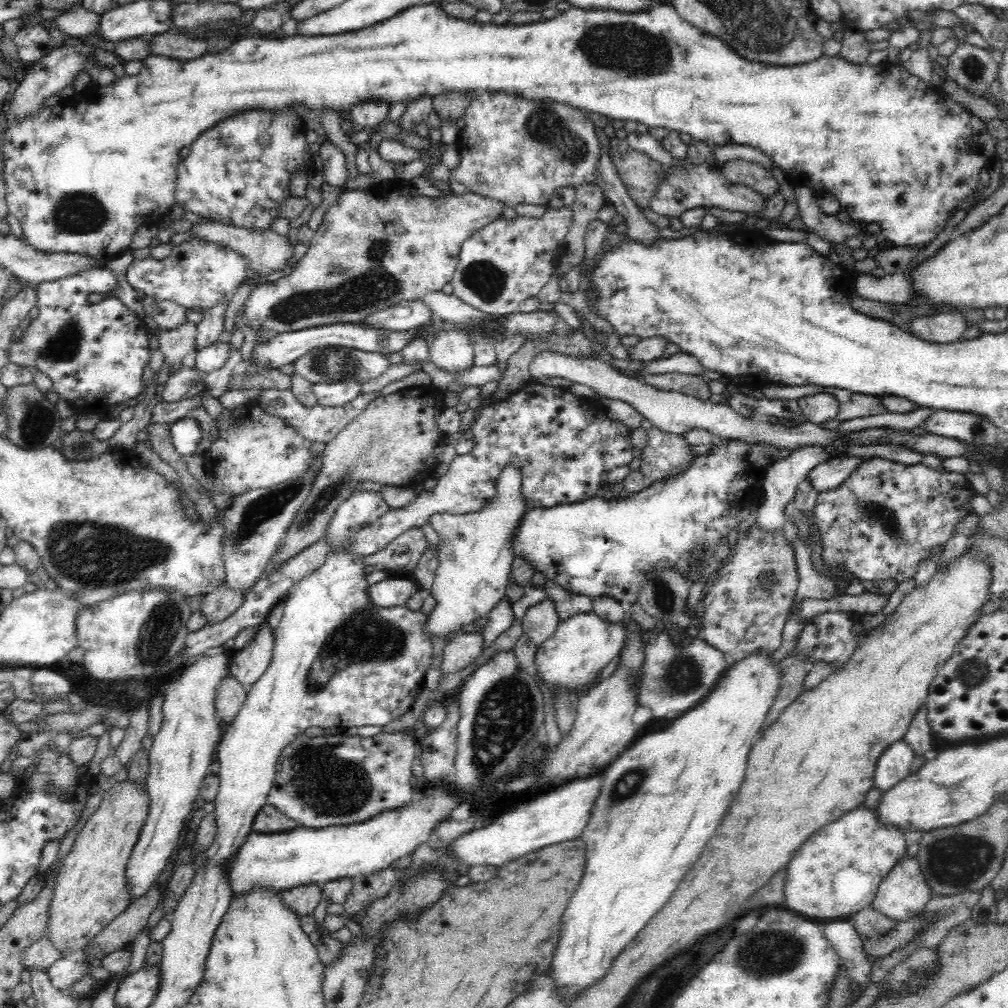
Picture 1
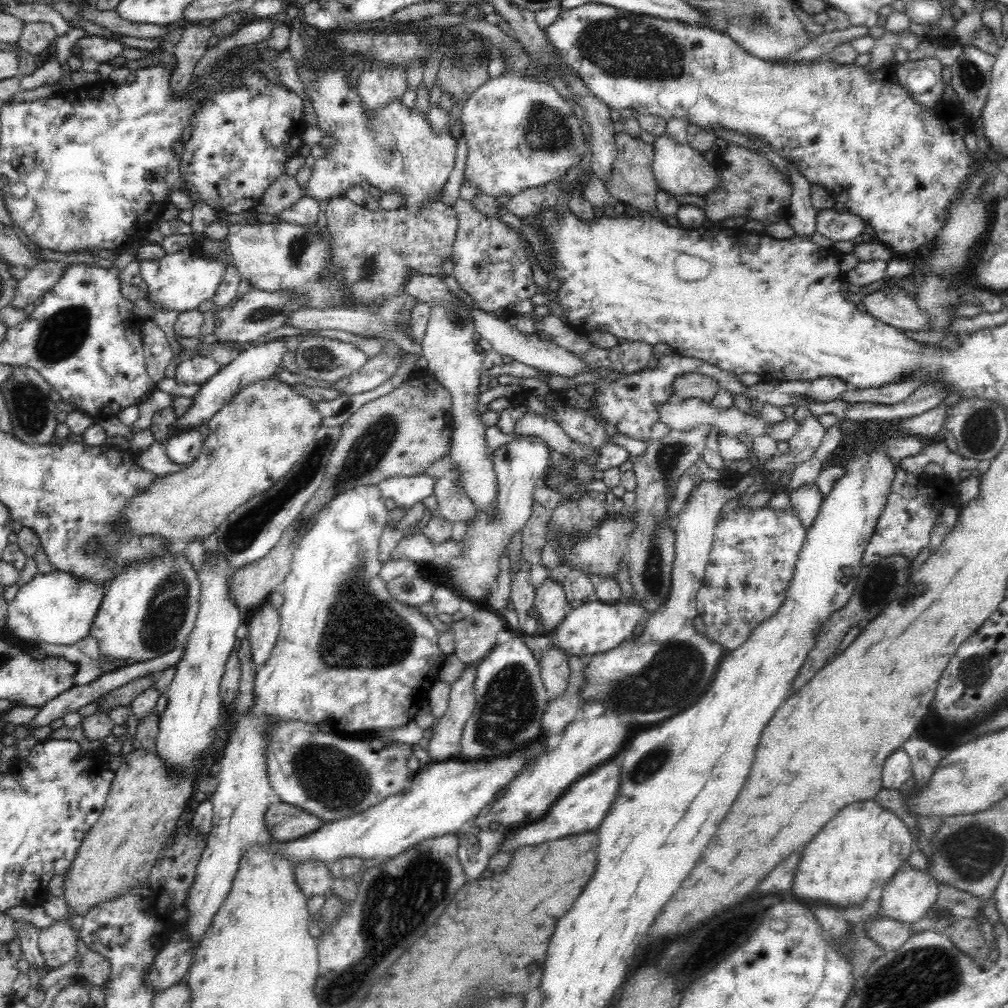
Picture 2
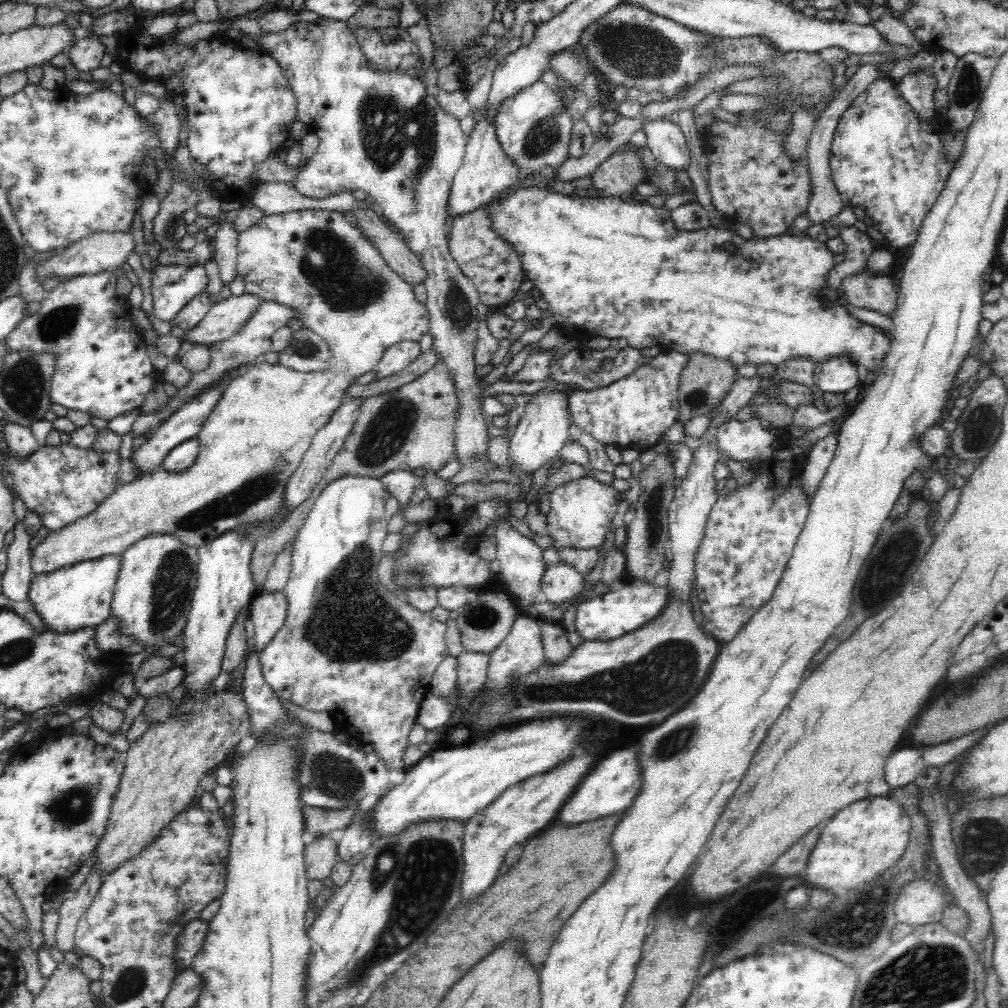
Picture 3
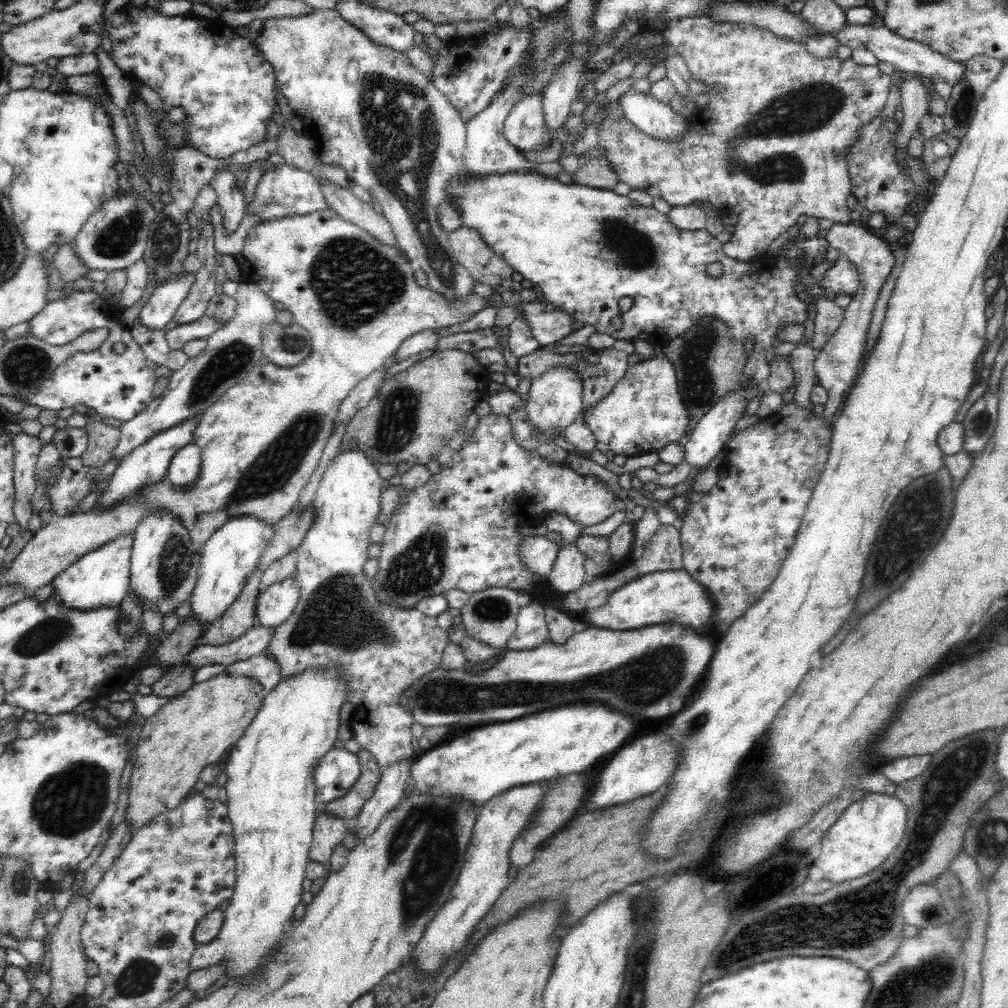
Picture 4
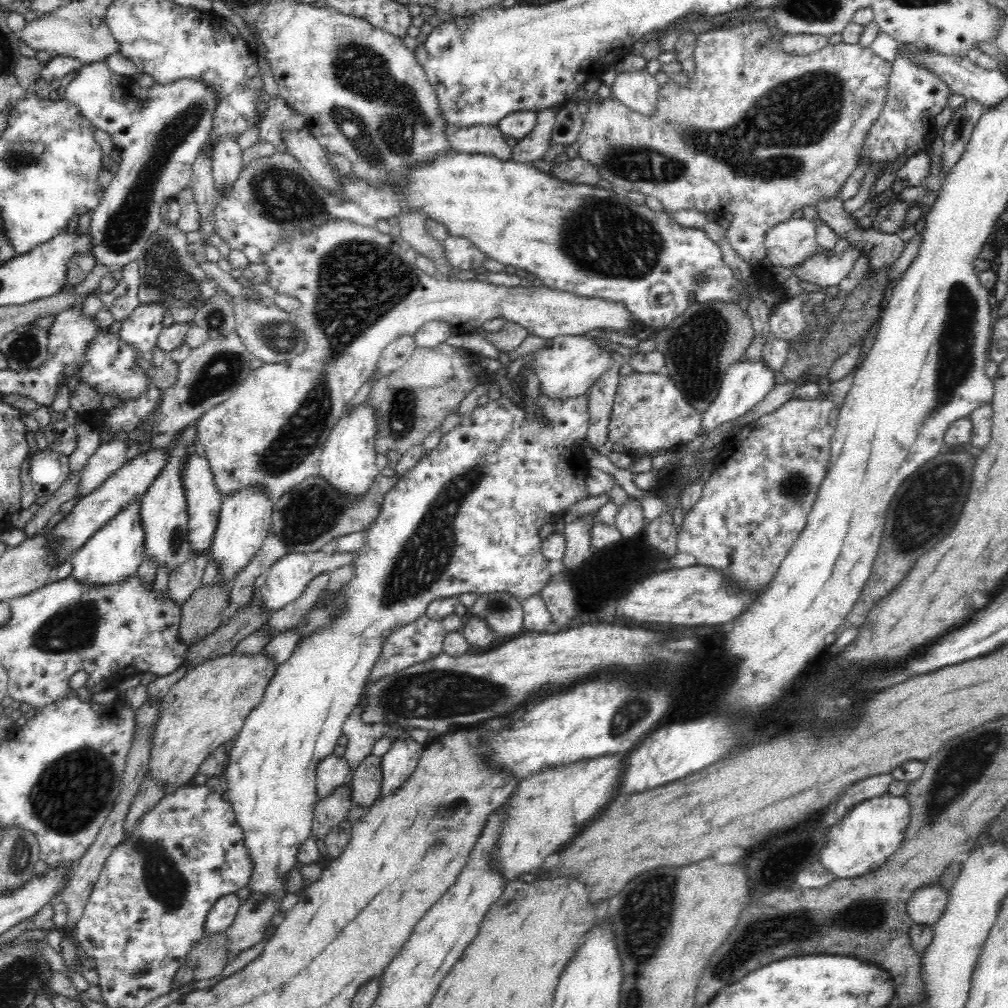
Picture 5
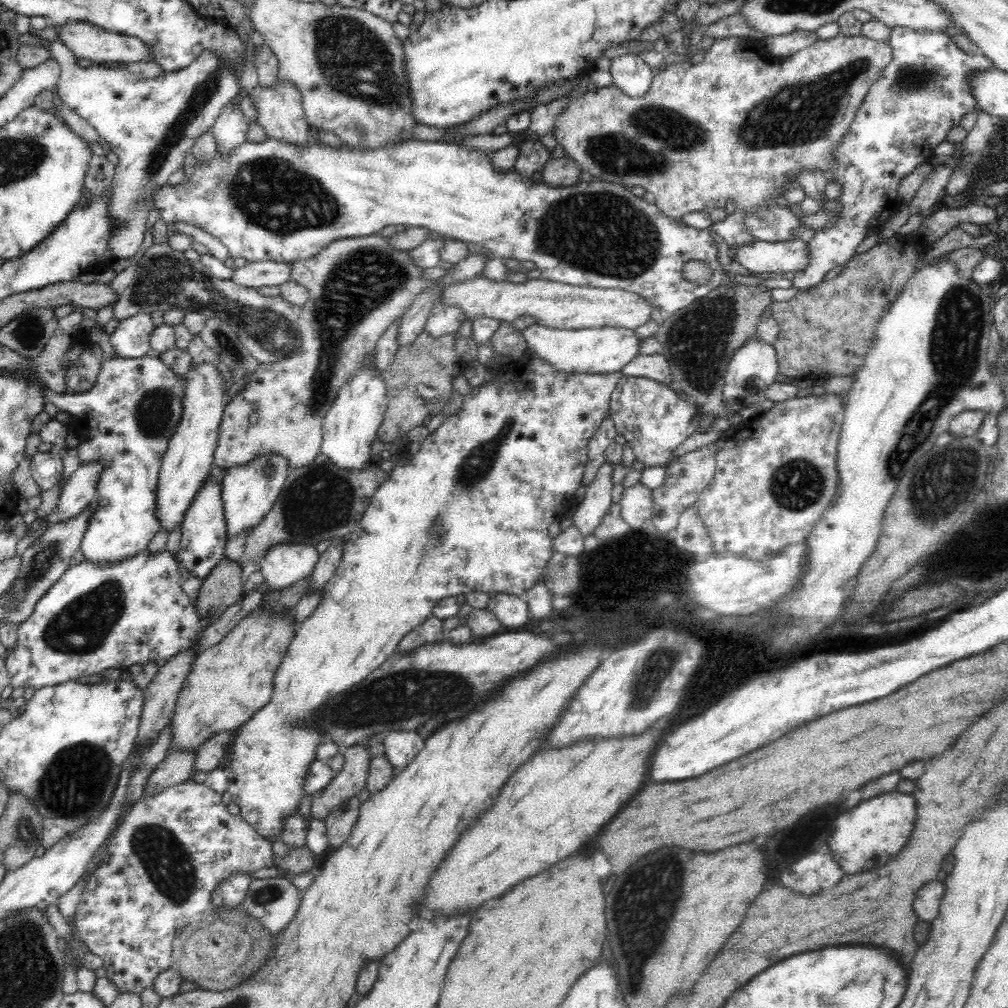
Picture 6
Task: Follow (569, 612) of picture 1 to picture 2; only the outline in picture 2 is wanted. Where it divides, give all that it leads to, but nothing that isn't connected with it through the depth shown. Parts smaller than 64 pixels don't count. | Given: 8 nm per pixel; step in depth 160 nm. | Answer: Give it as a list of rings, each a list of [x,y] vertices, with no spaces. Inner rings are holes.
[[[556,566],[550,570],[549,577],[562,586],[568,610],[595,600],[595,589],[592,578],[569,566]]]

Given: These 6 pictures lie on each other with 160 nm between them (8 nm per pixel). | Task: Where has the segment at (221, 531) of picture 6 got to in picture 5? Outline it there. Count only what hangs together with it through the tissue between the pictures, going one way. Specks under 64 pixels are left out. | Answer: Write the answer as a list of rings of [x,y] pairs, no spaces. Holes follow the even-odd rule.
[[[195,451],[184,458],[184,464],[180,466],[180,481],[184,487],[187,513],[189,514],[188,540],[191,542],[193,556],[208,555],[208,546],[212,542],[212,534],[216,528],[217,515],[220,512],[220,493],[214,485],[214,479],[210,472],[208,461]]]

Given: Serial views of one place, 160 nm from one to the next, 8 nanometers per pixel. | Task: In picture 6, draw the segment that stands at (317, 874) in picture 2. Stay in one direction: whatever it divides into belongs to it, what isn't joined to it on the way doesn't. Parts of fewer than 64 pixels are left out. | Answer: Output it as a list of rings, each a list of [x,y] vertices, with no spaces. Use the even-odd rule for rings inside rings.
[[[361,744],[342,748],[343,768],[332,782],[317,796],[311,798],[310,816],[325,822],[325,818],[341,802],[358,796],[366,784],[366,772],[370,762],[368,749]]]

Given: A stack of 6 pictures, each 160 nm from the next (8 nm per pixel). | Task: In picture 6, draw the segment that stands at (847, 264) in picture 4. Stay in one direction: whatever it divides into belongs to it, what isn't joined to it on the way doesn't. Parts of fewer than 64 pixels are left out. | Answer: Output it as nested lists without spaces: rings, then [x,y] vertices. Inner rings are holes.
[[[802,239],[777,243],[756,240],[751,245],[736,248],[735,254],[735,260],[753,273],[796,274],[808,266],[810,257],[809,245]]]

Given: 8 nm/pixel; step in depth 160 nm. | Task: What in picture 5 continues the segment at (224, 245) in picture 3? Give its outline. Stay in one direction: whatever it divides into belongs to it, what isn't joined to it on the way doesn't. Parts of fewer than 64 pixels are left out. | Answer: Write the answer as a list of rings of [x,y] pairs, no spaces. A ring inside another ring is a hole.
[[[220,138],[214,146],[214,160],[211,162],[212,176],[217,193],[225,195],[237,181],[242,169],[242,150],[235,140]]]

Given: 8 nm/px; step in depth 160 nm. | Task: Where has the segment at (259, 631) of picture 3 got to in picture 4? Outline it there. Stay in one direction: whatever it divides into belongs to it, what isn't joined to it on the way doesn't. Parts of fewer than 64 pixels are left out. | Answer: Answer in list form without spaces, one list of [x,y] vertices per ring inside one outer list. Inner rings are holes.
[[[295,576],[270,586],[259,595],[255,616],[258,617],[258,627],[278,628],[292,615],[300,599],[300,588]]]

